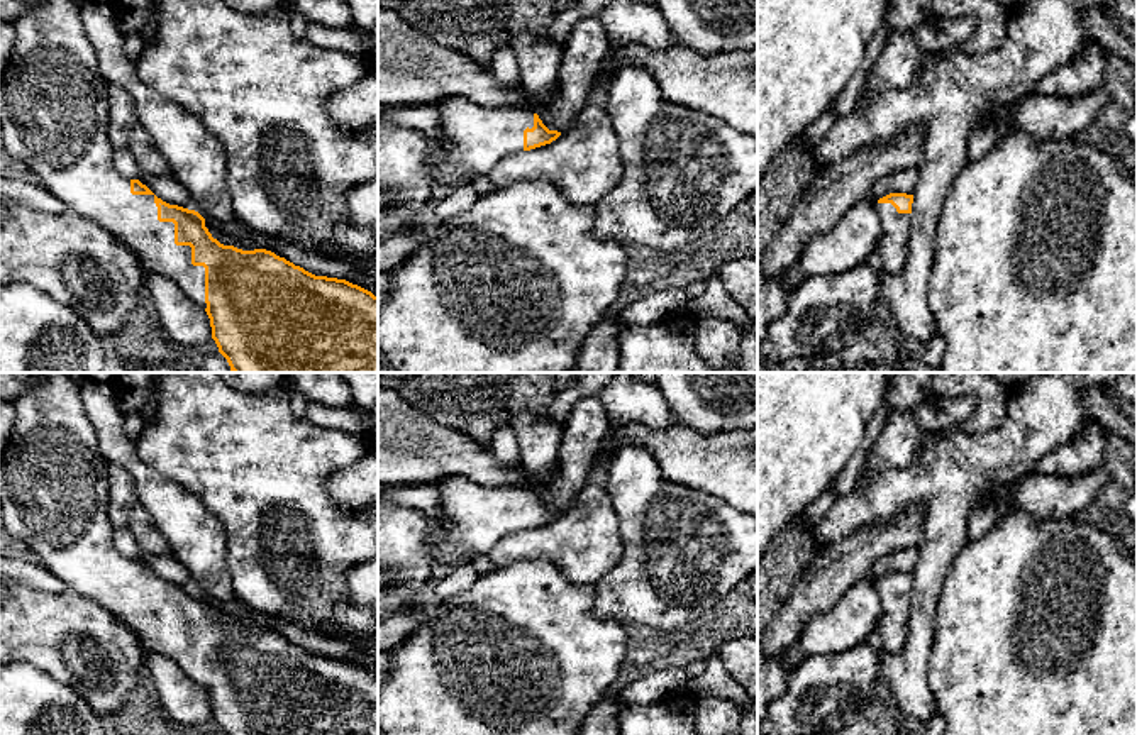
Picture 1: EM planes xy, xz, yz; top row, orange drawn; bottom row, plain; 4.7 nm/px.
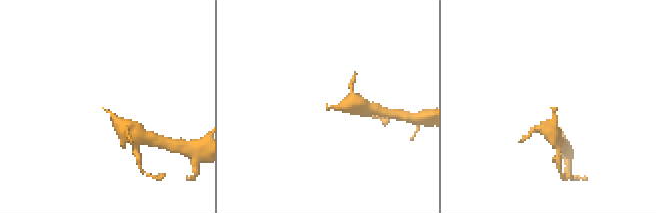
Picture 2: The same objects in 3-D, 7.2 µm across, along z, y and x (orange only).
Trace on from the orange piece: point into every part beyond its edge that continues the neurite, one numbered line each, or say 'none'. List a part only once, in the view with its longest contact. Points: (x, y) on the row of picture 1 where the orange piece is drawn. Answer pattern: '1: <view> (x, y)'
1: xy (53, 102)

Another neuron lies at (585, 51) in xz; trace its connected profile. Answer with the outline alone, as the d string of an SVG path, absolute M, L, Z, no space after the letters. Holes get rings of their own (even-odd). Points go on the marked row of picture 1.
M598 17L578 22L563 44L557 98L534 108L549 130L563 132L588 103L596 75L610 56L610 42Z

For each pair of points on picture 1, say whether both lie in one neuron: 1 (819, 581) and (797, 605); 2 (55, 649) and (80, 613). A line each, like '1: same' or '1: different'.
1: same
2: same

